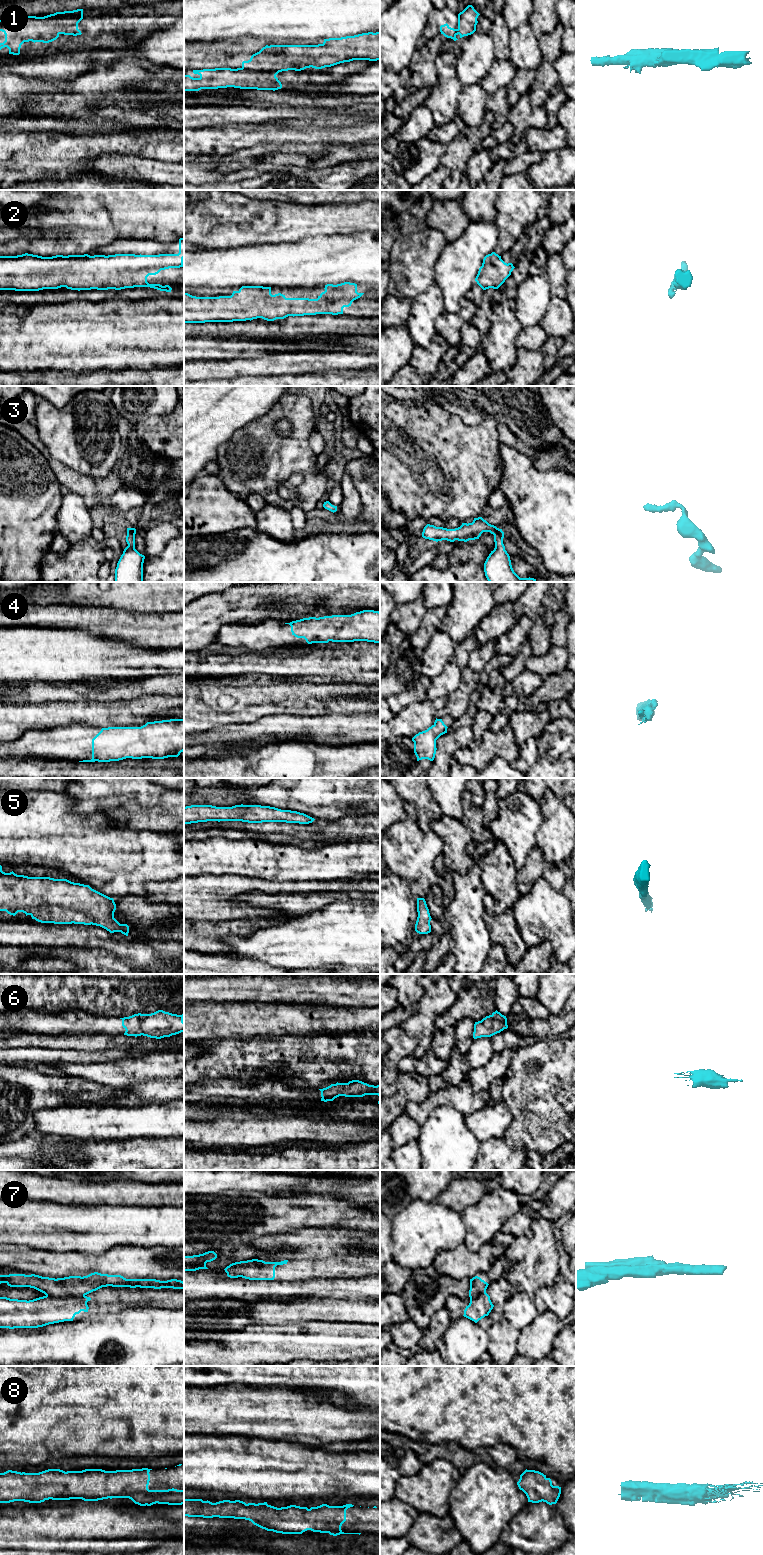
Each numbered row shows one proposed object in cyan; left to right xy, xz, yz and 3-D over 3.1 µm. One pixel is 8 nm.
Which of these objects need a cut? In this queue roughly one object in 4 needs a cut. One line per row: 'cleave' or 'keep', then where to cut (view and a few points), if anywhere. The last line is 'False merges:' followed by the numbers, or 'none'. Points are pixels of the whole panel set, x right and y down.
1: cleave; cut xz (242, 67), (254, 73), (275, 75)
2: keep; cut none
3: keep; cut none
4: keep; cut none
5: keep; cut none
6: keep; cut none
7: cleave; cut xy (46, 1295), (62, 1297), (84, 1296)
8: keep; cut none
False merges: 1, 7

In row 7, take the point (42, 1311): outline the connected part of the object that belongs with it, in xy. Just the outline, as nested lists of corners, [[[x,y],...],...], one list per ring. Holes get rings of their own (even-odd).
[[[43,1296],[33,1300],[18,1300],[0,1297],[0,1328],[38,1328],[49,1324],[73,1321],[81,1311],[88,1312],[87,1302],[91,1298],[83,1297],[51,1297]]]

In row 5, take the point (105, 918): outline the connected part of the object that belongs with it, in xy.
[[[0,865],[0,911],[6,911],[8,914],[15,916],[18,912],[23,912],[30,915],[41,923],[54,924],[84,924],[100,926],[110,933],[121,932],[128,936],[129,926],[120,924],[114,918],[116,904],[113,898],[110,898],[94,889],[89,885],[74,883],[67,879],[54,879],[50,877],[28,877],[17,875],[13,871],[5,873]]]

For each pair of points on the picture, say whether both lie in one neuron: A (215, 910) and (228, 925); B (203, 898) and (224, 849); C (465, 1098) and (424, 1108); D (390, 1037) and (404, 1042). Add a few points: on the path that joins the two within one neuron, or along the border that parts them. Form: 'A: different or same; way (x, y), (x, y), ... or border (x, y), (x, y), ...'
A: different; border (250, 919), (226, 920)
B: different; border (237, 875), (194, 876)
C: same; way (455, 1098), (438, 1098), (434, 1100)
D: same; way (393, 1037), (401, 1042)

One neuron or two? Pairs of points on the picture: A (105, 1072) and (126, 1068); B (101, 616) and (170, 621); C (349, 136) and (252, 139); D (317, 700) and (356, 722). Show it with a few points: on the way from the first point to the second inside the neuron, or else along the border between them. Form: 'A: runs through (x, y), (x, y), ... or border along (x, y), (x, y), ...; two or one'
A: runs through (110, 1072), (121, 1072); one
B: runs through (118, 630), (153, 630); one
C: runs through (325, 136), (276, 136); one
D: border along (365, 712), (318, 714); two

